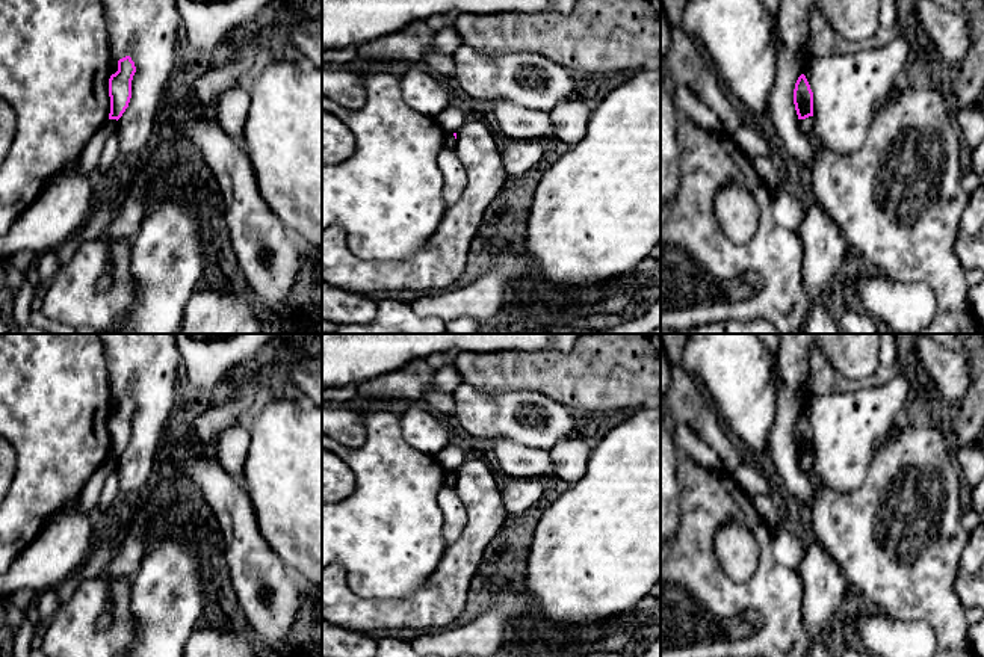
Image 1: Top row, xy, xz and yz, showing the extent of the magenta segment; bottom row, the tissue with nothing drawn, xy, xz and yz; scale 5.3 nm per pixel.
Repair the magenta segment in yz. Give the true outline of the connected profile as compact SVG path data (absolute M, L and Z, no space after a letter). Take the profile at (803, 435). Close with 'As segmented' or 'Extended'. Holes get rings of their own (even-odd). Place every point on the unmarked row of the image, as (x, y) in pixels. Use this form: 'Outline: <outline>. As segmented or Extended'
Outline: M801 412L795 421L794 443L798 458L813 455L813 430L804 412Z. As segmented

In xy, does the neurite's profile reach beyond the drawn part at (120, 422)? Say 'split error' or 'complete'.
complete

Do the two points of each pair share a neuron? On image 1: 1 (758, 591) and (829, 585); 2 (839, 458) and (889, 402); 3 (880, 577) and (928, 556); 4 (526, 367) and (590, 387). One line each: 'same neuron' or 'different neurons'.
1: different neurons
2: same neuron
3: same neuron
4: same neuron

